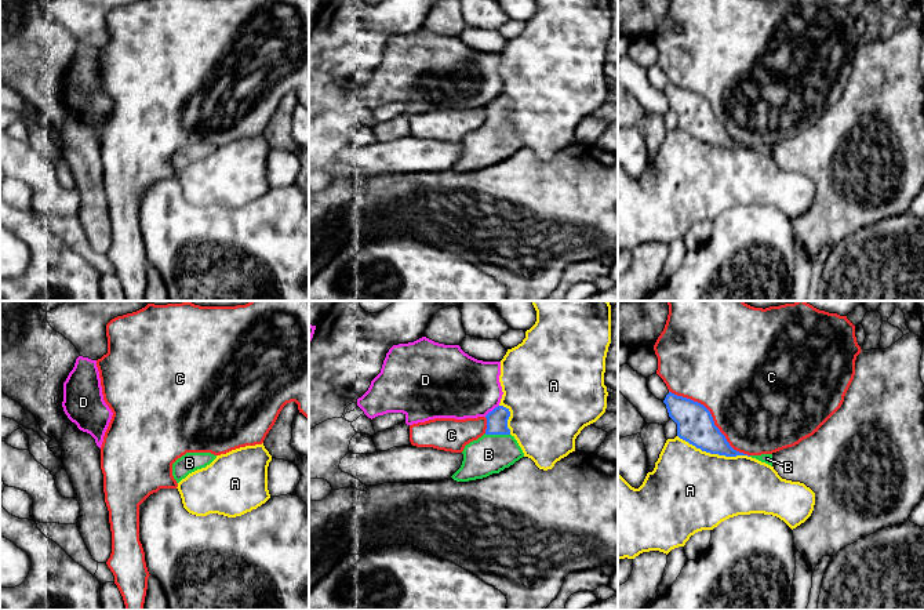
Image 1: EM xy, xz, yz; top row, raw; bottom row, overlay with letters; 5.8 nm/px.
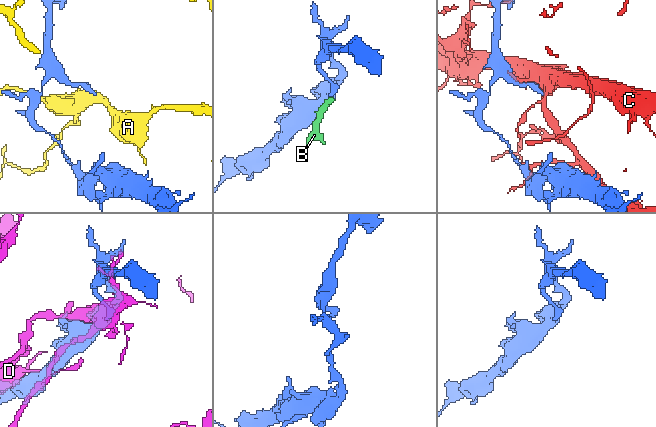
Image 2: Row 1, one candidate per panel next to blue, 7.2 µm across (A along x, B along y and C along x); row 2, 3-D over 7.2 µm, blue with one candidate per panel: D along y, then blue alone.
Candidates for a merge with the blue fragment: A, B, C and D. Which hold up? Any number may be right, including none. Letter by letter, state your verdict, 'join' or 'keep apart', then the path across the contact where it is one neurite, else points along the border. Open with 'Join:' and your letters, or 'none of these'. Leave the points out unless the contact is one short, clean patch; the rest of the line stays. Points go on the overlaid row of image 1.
Join: B
A: keep apart
B: join; runs through xz (497, 420), (497, 434), (497, 446), (488, 454)
C: keep apart
D: keep apart

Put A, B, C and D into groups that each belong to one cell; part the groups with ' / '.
A / B / C / D

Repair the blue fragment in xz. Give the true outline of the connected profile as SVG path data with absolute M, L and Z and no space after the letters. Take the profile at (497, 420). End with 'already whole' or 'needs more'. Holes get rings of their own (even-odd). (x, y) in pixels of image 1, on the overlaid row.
M503 406L490 411L485 433L465 446L461 468L451 476L456 482L469 482L499 473L524 457L514 436L510 435L509 409Z | needs more

